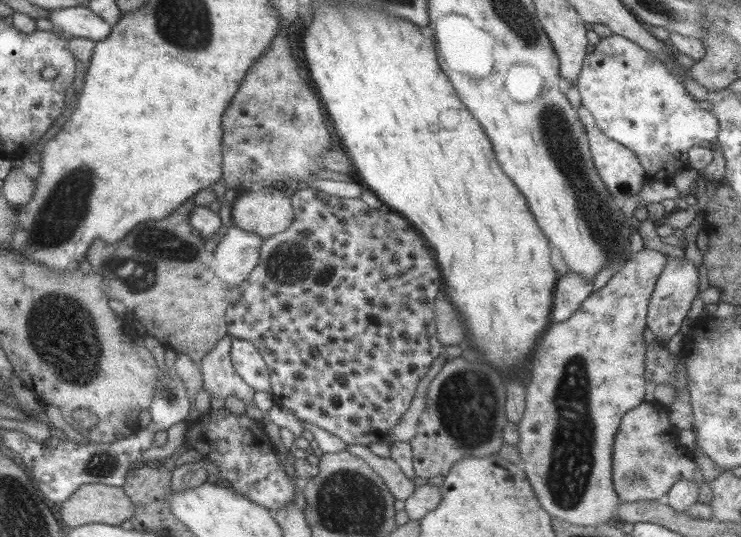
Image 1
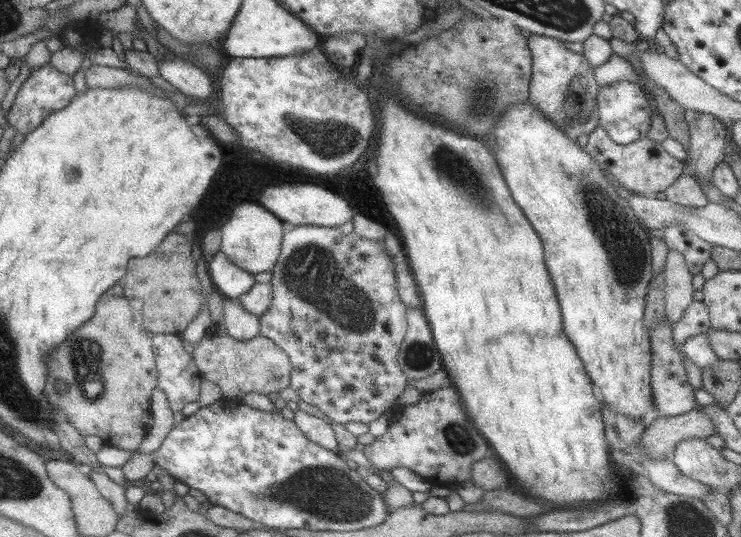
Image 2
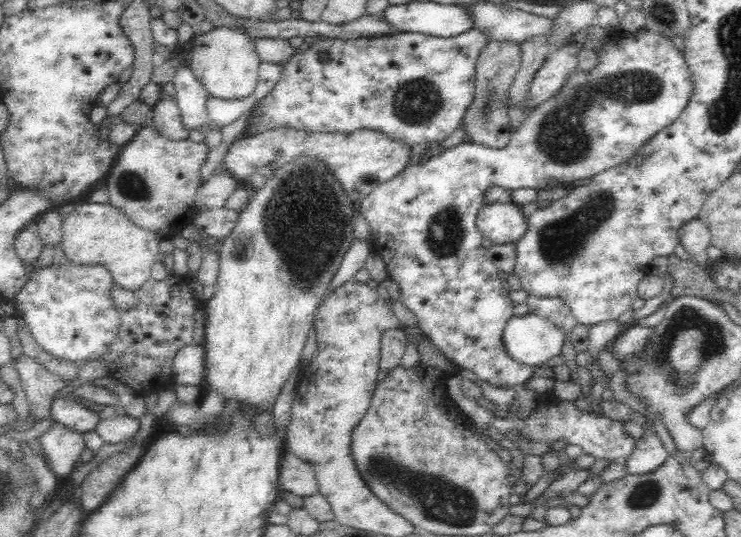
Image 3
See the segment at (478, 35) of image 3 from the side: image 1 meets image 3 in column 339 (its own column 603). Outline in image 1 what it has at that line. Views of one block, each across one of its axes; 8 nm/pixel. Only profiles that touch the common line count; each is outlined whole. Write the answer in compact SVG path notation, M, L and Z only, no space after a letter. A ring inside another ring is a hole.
M612 34L601 39L594 51L586 55L575 83L581 104L593 115L598 128L606 137L636 154L650 181L672 181L678 172L689 168L689 151L694 146L702 141L714 144L717 141L720 131L717 117L698 105L698 101L684 88L684 83L664 66L664 62L624 36Z

